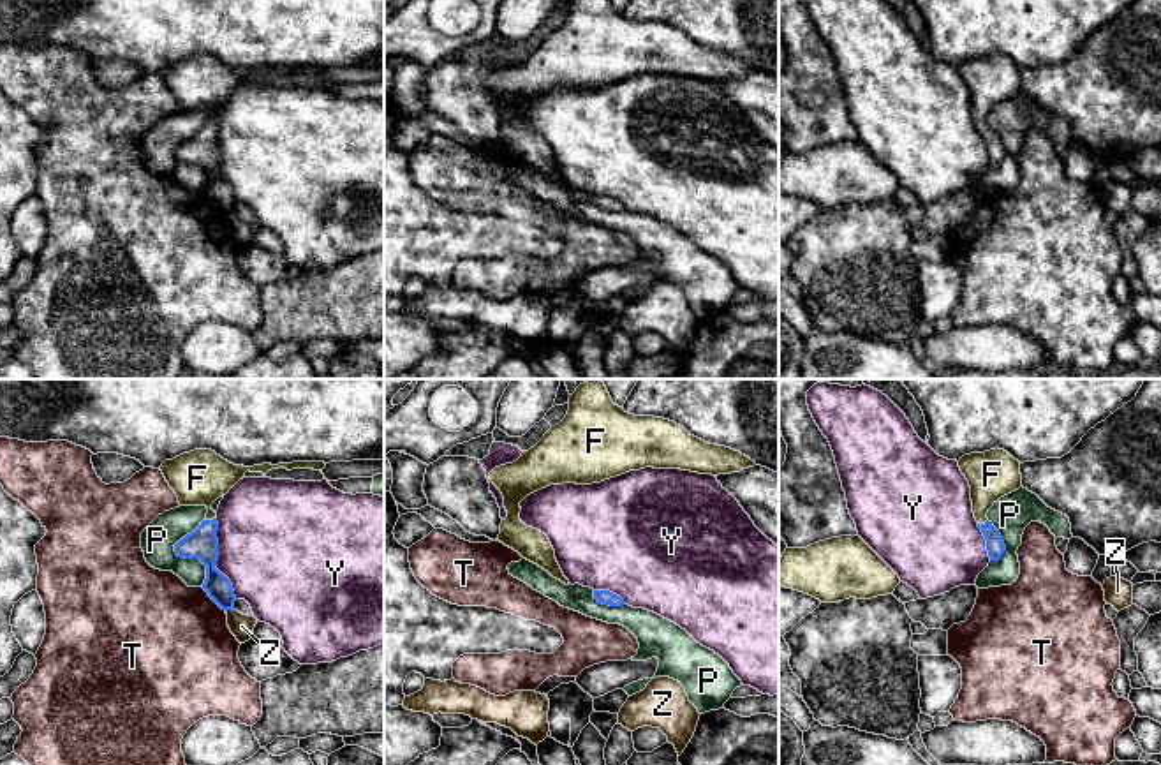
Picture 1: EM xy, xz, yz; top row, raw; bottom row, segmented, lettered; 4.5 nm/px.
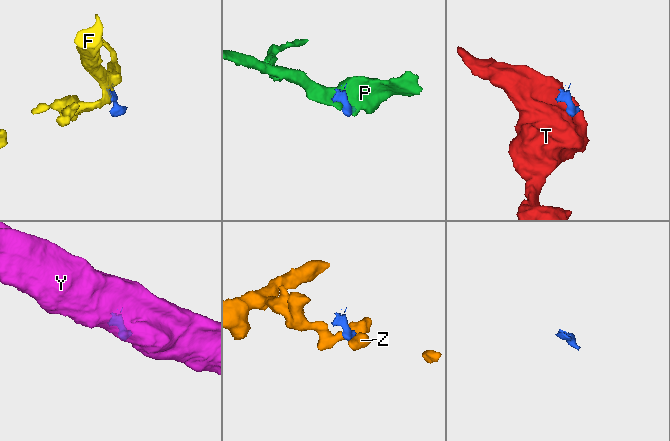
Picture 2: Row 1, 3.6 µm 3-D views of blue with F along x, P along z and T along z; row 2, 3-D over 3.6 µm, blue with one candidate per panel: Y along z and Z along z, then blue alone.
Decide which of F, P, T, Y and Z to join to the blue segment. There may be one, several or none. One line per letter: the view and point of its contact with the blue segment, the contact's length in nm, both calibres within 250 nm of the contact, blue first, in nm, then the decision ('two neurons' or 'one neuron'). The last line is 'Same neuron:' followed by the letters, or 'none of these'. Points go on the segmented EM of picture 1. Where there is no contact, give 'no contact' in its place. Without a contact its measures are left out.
F: xy (210, 520) | 60 nm | 140/260 nm | one neuron
P: xy (182, 556) | 320 nm | 140/160 nm | two neurons
T: xy (214, 600) | 160 nm | 130/500 nm | two neurons
Y: xy (217, 559) | 380 nm | 140/480 nm | two neurons
Z: xy (229, 609) | 50 nm | 120/110 nm | two neurons
Same neuron: F

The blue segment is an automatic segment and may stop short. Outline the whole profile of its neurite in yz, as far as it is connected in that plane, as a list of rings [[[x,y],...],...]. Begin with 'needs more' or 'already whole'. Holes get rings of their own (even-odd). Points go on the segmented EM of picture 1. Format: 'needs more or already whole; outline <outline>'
needs more; outline [[[1004,449],[964,455],[958,467],[971,486],[972,513],[987,539],[990,561],[1006,552],[999,531],[987,518],[988,509],[1004,495],[1022,486],[1020,462]]]

